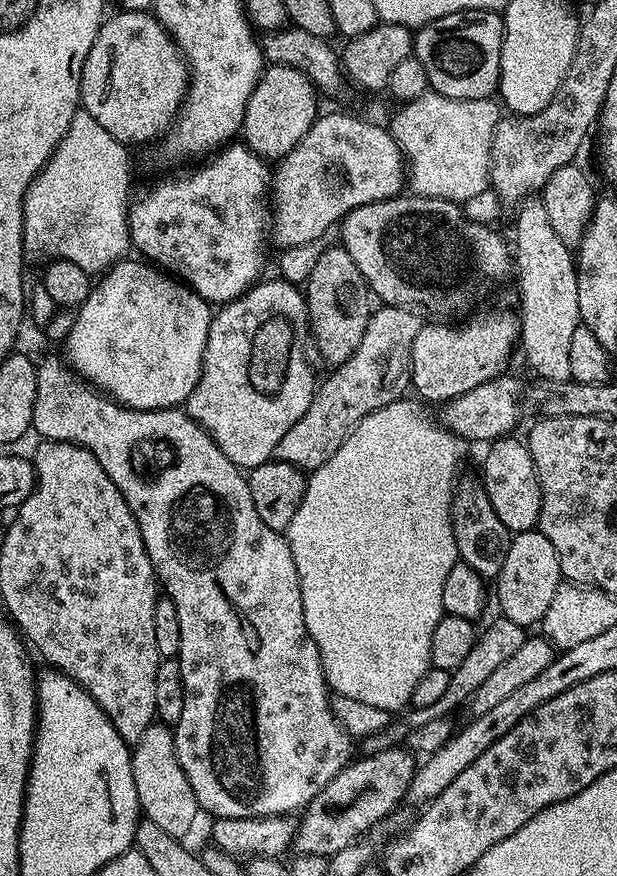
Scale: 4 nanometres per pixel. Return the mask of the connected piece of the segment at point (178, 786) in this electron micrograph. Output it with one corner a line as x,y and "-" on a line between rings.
153,722
131,749
131,754
134,790
140,799
143,819
154,822
154,826
166,830
166,834
184,838
196,820
198,805
194,790
178,762
173,729
167,724

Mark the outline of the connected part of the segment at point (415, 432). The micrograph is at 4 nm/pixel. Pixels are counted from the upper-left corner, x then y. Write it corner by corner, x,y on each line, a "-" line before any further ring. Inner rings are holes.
401,398
374,410
338,446
338,450
320,468
307,477
304,497
286,529
286,539
294,554
294,566
298,570
298,582
302,590
302,614
306,618
306,630
318,646
320,661
324,667
324,679
328,687
337,696
354,698
358,702
367,702
396,714
399,708
407,709
412,703
414,686
432,667
430,658
430,638
434,638
434,626
446,615
442,606
442,586
446,583
450,570
458,563
456,539
452,529
452,498
457,483
456,471
460,468
460,459
464,456
465,441
456,436
448,427
437,425
432,416
423,408
419,399

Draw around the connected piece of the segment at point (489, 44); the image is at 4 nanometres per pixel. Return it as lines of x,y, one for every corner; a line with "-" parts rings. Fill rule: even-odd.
479,8
478,10
466,10
465,12
455,12
454,14
446,14
446,18
438,18
434,22
425,24
419,29
414,36
414,55
418,62
422,62
422,66
426,66
426,78
431,91
438,95
445,96
450,99
486,99
491,97
493,93
500,87
500,59
502,58
502,42
504,41
504,18
499,11

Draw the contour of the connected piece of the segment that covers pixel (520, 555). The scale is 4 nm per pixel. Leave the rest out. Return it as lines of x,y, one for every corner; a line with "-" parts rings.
538,530
515,533
502,562
502,570
494,577
494,600
500,603
499,615
526,630
531,629
531,624
539,625
561,583
560,559
554,546
550,546
550,538

